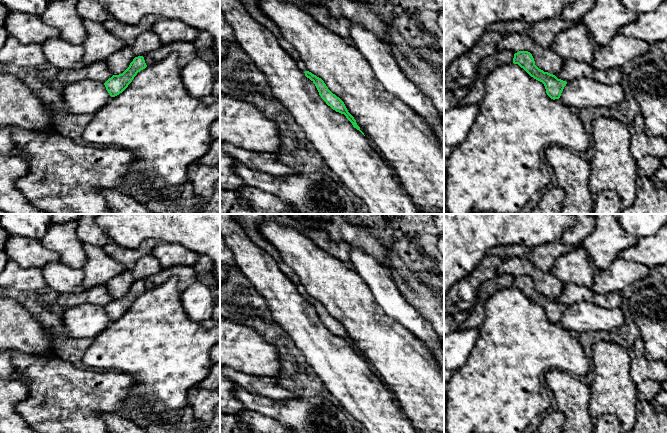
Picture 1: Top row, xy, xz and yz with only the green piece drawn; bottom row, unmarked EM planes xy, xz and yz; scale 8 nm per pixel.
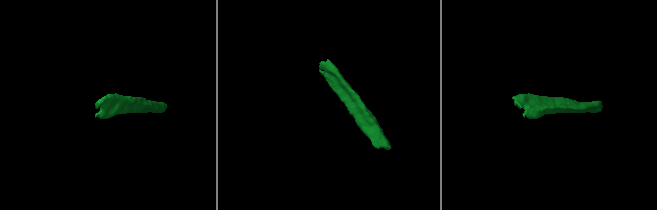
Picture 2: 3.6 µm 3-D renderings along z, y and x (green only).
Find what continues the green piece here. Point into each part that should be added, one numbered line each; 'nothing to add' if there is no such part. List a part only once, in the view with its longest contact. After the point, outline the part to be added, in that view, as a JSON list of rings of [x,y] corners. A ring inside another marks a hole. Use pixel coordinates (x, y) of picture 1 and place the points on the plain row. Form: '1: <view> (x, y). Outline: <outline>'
1: xz (249, 223). Outline: [[[239,214],[234,219],[255,244],[275,260],[281,272],[296,286],[298,292],[303,297],[308,295],[295,271],[282,260],[278,250],[260,233],[258,226],[264,220],[264,214]]]

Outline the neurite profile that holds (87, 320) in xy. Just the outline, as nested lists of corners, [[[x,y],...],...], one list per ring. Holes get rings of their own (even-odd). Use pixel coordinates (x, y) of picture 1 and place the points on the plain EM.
[[[95,304],[68,308],[63,315],[64,332],[74,338],[94,339],[111,322],[104,307]]]

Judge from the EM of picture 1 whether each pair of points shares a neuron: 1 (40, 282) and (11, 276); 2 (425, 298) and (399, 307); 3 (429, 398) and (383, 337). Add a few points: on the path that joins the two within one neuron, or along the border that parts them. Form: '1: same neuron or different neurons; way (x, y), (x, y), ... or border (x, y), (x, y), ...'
1: same neuron; way (33, 281), (18, 278)
2: different neurons; border (396, 284), (404, 297), (426, 320)
3: same neuron; way (416, 383), (411, 372), (393, 352)

